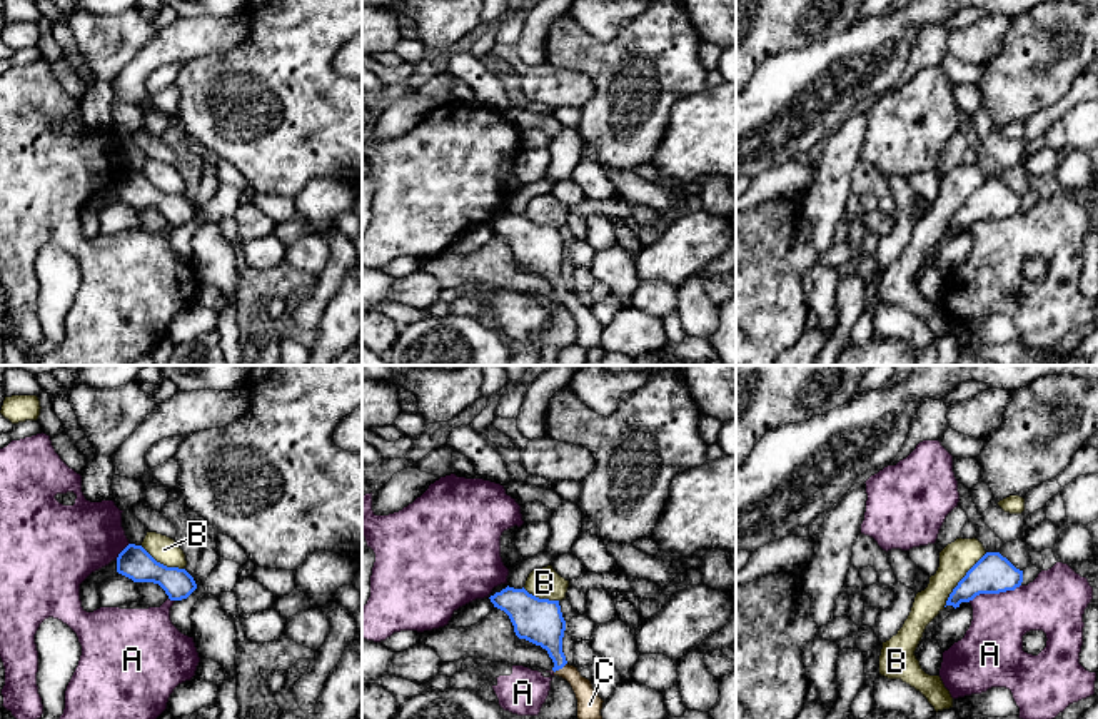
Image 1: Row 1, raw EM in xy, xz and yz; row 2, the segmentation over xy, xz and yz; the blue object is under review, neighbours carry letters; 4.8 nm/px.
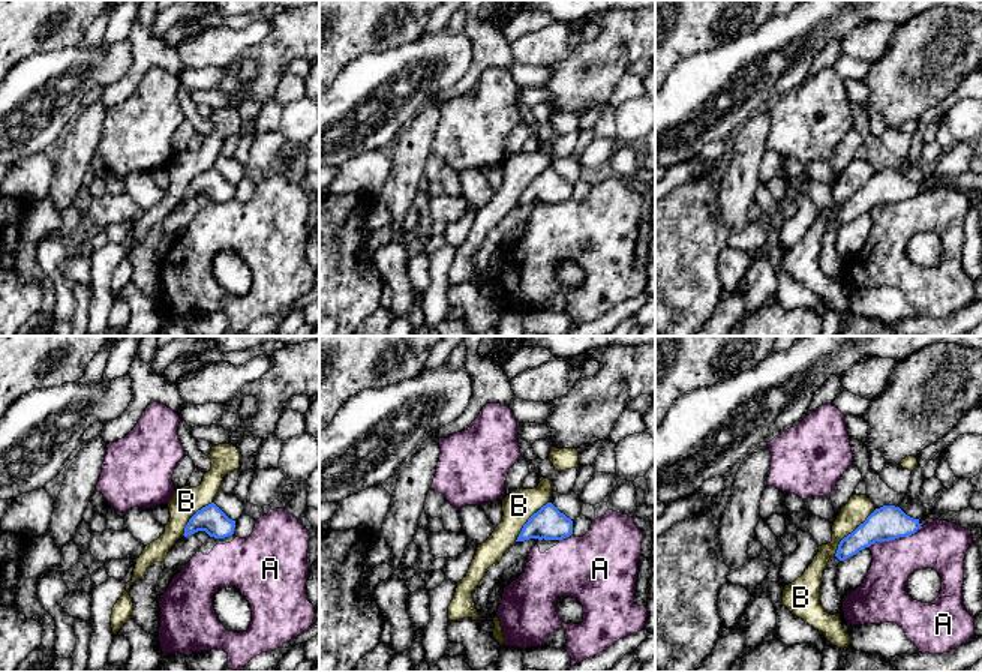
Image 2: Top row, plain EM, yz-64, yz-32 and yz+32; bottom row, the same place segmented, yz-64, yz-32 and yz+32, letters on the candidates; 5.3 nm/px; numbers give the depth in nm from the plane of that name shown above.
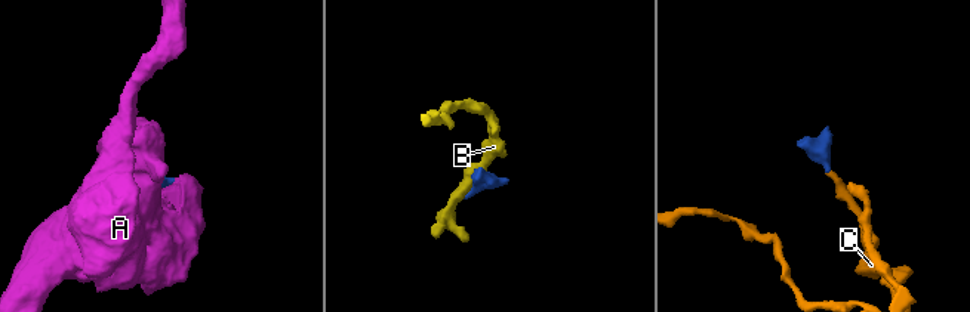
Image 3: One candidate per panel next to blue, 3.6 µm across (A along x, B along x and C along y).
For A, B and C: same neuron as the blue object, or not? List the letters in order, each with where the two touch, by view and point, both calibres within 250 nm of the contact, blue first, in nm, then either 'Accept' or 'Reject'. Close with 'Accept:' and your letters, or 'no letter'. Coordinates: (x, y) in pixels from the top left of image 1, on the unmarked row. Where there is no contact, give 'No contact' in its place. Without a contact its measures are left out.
A: Touches blue at yz (993, 219). Thickness 190 nm (blue) against 280 nm. Reject
B: Touches blue at yz (962, 206). Thickness 190 nm (blue) against 160 nm. Reject
C: Touches blue at xz (559, 294). Thickness 220 nm (blue) against 120 nm. Accept
Accept: C

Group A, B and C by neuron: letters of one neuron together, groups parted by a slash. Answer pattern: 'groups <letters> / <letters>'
groups A / B / C

